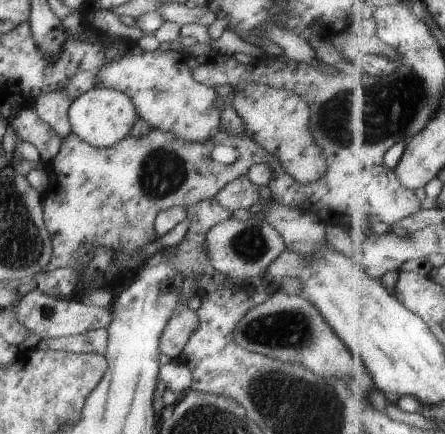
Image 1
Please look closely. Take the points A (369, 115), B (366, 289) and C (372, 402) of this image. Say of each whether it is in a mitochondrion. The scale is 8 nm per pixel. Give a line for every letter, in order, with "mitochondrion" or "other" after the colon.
A: mitochondrion
B: other
C: other

